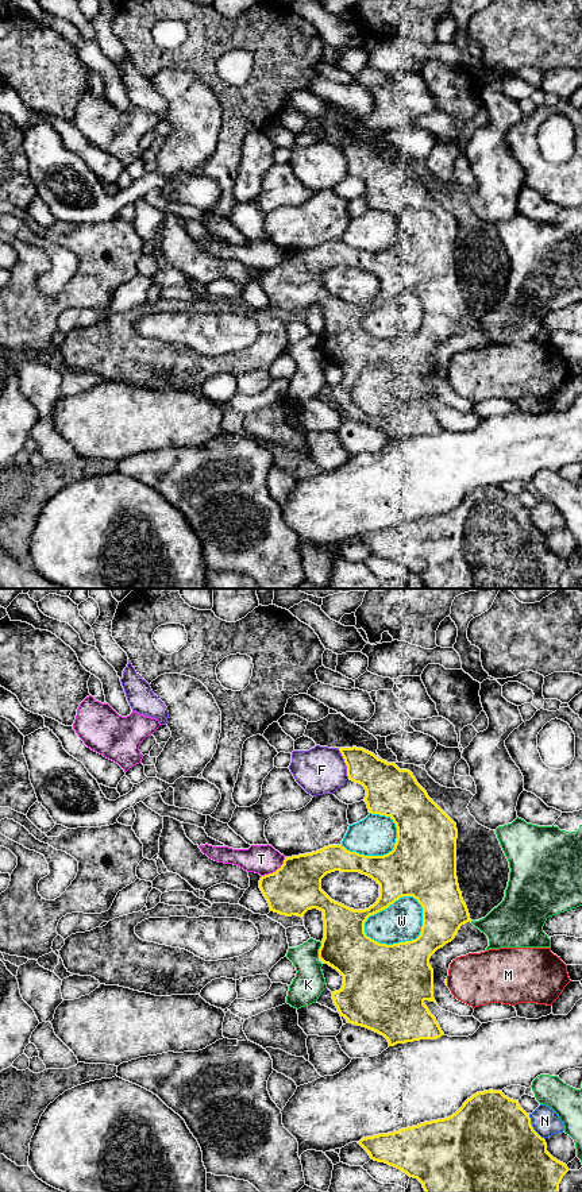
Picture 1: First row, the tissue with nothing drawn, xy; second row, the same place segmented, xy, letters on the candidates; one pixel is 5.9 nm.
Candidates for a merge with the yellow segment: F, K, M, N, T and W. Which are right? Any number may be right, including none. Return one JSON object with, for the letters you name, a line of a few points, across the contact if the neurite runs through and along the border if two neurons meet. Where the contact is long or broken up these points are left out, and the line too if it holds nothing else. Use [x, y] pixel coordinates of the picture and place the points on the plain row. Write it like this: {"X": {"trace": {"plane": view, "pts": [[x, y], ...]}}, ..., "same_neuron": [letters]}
{"same_neuron": []}

